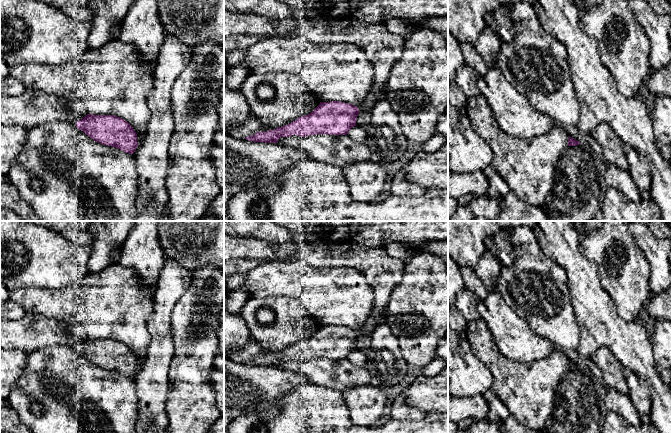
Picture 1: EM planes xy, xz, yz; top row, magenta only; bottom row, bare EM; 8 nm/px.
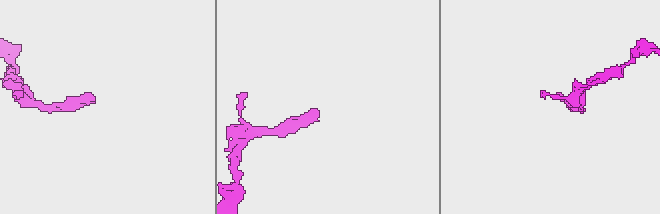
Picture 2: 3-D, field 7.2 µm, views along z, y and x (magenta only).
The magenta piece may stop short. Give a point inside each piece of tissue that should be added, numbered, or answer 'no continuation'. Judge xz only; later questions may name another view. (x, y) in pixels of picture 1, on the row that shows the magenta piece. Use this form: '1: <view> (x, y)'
1: xz (363, 119)

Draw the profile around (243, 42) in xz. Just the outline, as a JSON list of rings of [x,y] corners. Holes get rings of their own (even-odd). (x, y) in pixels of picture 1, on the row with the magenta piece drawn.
[[[236,35],[224,38],[224,52],[236,49],[246,50],[251,45],[266,39],[266,36]]]

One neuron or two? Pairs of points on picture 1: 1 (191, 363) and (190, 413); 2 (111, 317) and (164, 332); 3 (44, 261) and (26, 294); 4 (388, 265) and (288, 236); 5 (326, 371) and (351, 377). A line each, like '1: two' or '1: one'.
1: one
2: two
3: two
4: two
5: one

